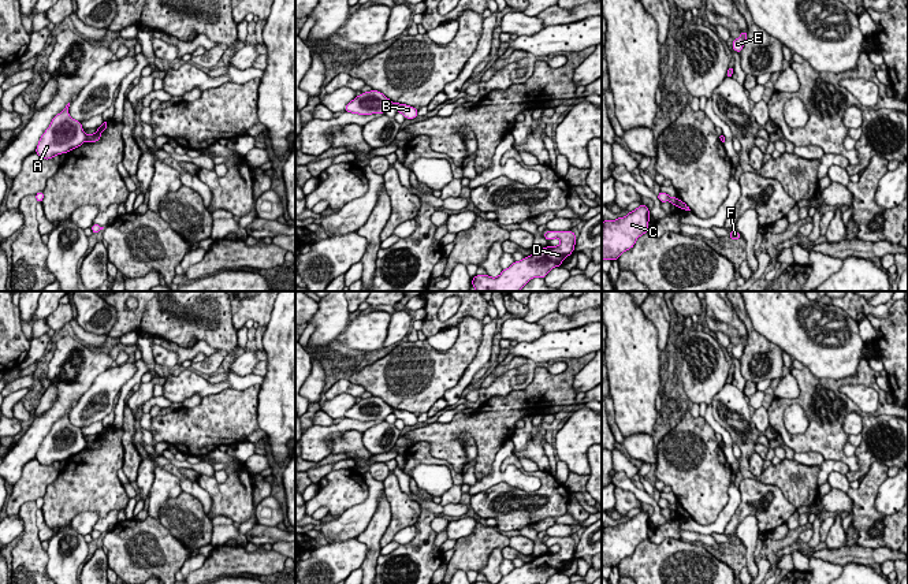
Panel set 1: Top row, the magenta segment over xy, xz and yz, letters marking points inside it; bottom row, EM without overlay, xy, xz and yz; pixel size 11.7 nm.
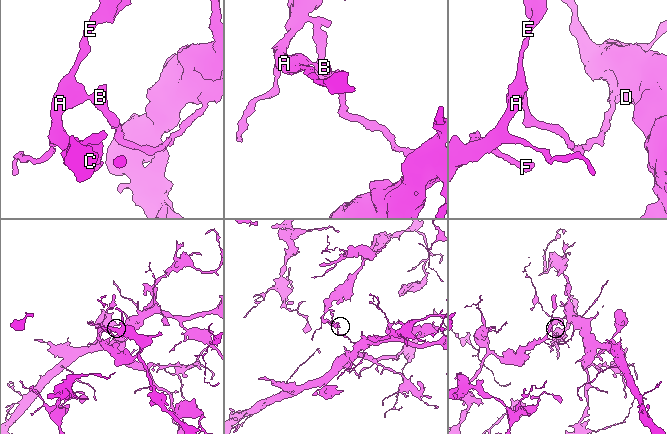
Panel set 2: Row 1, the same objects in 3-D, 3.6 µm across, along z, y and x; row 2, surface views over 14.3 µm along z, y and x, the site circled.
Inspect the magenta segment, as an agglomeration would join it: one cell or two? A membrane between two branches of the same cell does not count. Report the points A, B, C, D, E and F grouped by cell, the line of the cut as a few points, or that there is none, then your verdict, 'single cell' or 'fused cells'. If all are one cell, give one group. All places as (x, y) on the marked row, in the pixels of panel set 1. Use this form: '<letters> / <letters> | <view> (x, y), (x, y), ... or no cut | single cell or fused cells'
A C E F / B D | xy (86, 136), (88, 140) | fused cells

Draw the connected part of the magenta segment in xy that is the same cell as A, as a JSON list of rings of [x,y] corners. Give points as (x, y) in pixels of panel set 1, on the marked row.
[[[70,103],[57,114],[45,133],[41,135],[36,153],[45,160],[56,155],[68,153],[88,141],[82,123],[68,114]]]

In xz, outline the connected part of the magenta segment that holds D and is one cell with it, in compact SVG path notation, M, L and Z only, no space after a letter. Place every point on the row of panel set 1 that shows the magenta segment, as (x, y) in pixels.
M546 231L543 237L547 241L558 238L561 243L535 250L529 257L502 269L496 278L476 275L472 279L476 291L520 291L531 279L544 279L552 268L561 267L562 261L574 252L577 237L573 231Z

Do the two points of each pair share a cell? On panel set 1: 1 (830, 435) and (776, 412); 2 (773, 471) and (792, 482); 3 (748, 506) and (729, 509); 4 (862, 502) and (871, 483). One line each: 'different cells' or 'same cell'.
1: same cell
2: same cell
3: different cells
4: same cell

